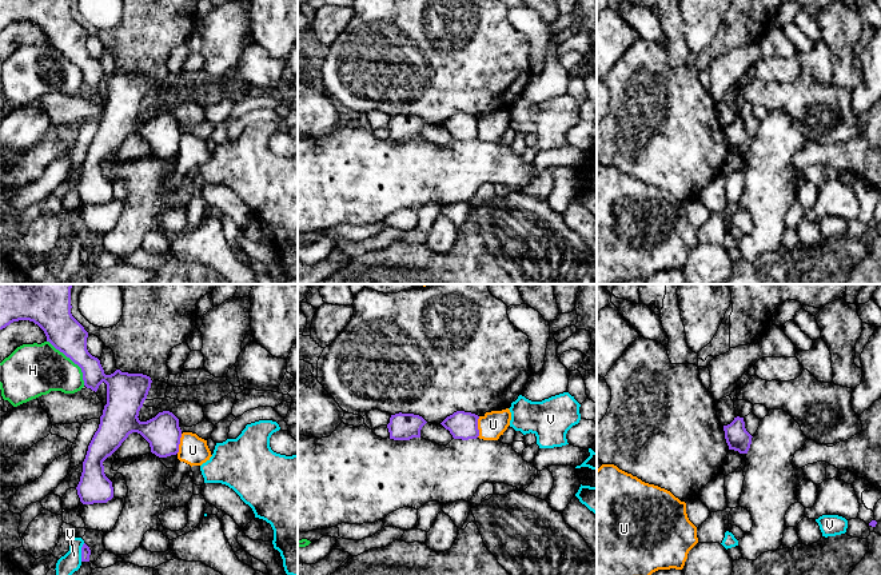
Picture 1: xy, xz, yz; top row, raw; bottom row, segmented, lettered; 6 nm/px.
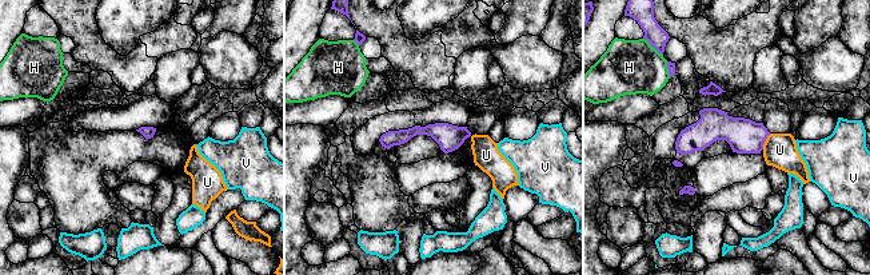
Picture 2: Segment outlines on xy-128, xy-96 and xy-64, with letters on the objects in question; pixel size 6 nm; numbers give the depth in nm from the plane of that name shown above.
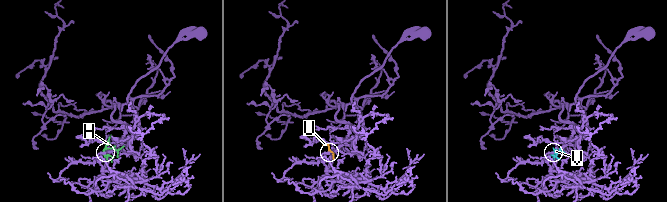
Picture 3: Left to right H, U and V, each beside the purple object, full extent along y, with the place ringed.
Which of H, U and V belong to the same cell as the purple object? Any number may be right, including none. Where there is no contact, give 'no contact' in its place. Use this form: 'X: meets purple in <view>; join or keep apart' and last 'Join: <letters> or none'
H: meets purple in xy; keep apart
U: meets purple in xz; keep apart
V: meets purple in xy; keep apart
Join: none

